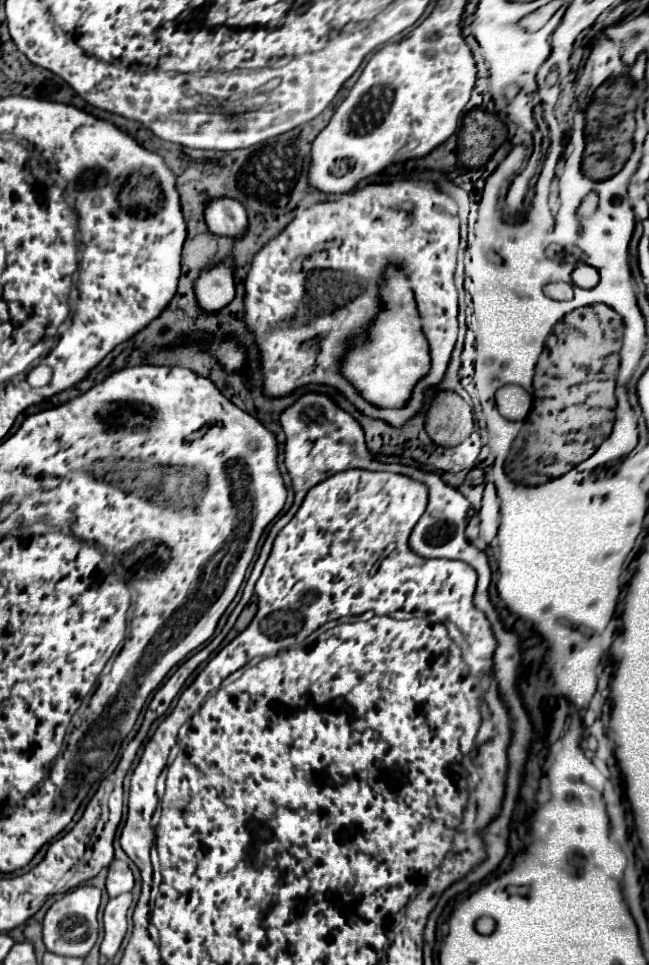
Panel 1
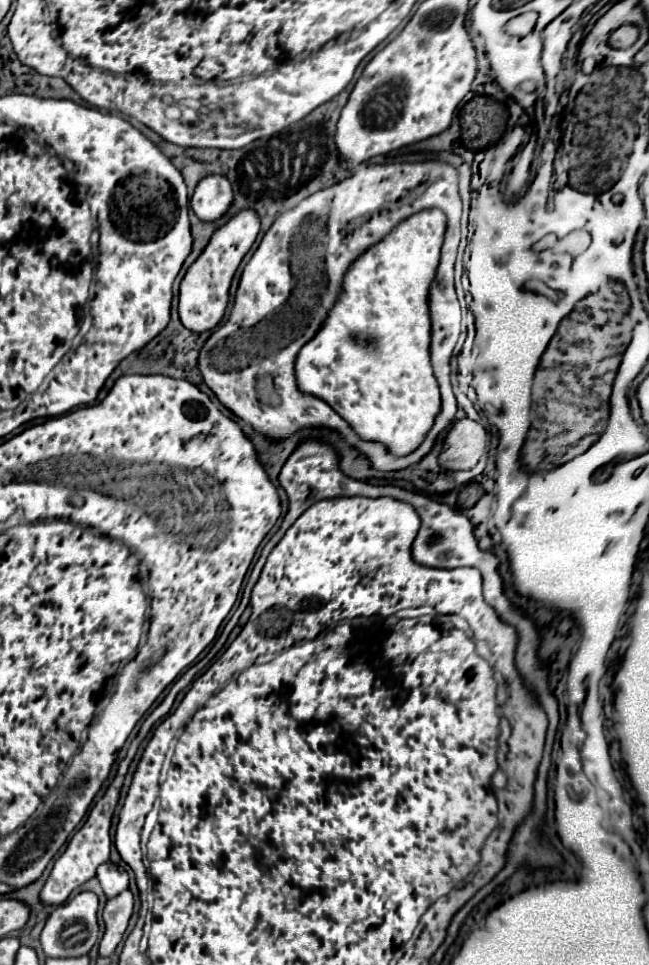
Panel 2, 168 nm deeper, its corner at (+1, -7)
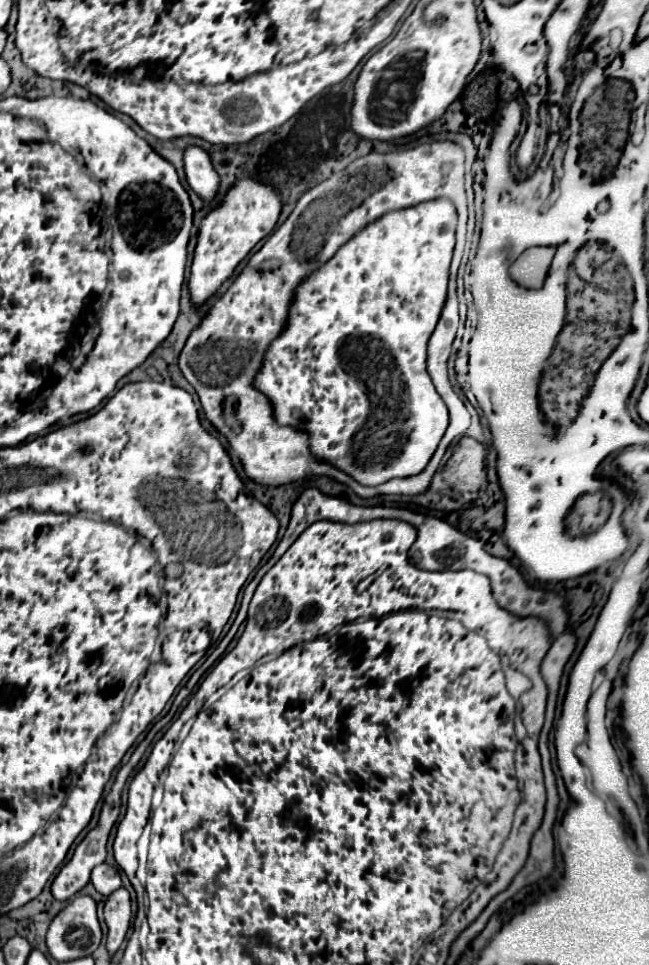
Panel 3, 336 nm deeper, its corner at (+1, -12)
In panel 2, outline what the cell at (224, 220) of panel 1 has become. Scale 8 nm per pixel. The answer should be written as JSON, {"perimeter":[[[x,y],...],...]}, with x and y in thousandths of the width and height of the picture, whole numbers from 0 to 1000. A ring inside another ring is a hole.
{"perimeter":[[[319,181],[304,190],[300,200],[294,204],[294,215],[307,227],[331,229],[353,217],[356,208],[359,208],[359,198],[350,183]]]}

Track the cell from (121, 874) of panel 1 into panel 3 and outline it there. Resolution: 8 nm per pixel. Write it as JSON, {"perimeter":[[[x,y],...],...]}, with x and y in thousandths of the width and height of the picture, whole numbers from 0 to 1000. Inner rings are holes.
{"perimeter":[[[171,895],[146,897],[140,904],[140,914],[143,914],[146,922],[156,924],[159,928],[168,928],[180,920],[186,920],[186,908],[183,908],[180,899]]]}

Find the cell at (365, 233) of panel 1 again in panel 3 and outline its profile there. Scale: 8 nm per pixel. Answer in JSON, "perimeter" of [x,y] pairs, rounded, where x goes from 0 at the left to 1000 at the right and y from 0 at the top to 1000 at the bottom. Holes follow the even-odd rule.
{"perimeter":[[[664,147],[643,151],[624,158],[606,160],[565,160],[541,168],[525,180],[495,189],[492,193],[479,195],[476,199],[461,205],[455,218],[445,226],[414,245],[399,261],[387,265],[374,282],[356,294],[356,298],[328,315],[319,323],[316,332],[294,344],[285,354],[285,361],[276,369],[276,381],[291,398],[300,402],[316,431],[328,437],[328,441],[353,456],[356,464],[368,470],[378,491],[408,504],[430,504],[451,497],[461,497],[473,491],[488,493],[510,493],[519,499],[535,502],[544,510],[559,516],[578,512],[646,512],[652,510],[689,462],[707,452],[716,450],[723,444],[723,427],[710,412],[698,406],[692,392],[689,392],[689,373],[695,367],[695,359],[707,338],[707,319],[704,319],[704,305],[701,305],[701,286],[704,276],[716,255],[716,230],[720,230],[720,207],[713,195],[713,153],[698,147]],[[670,205],[692,205],[707,224],[704,232],[704,253],[695,272],[695,286],[692,286],[692,303],[689,313],[683,317],[676,336],[661,352],[658,363],[658,383],[661,390],[692,423],[692,444],[676,458],[664,479],[655,483],[652,491],[639,491],[639,495],[606,495],[602,499],[584,504],[559,504],[547,499],[529,487],[510,483],[507,479],[492,479],[492,475],[479,475],[479,466],[473,466],[473,450],[467,446],[448,446],[445,441],[424,441],[424,433],[418,433],[418,417],[387,400],[393,396],[393,388],[399,385],[399,375],[405,375],[405,367],[411,367],[411,359],[418,359],[418,350],[427,350],[442,336],[442,321],[448,319],[448,309],[455,309],[455,296],[501,276],[504,269],[516,265],[522,255],[538,251],[547,242],[553,242],[565,232],[584,228],[590,222],[606,218],[621,218],[643,213],[658,207]]]}

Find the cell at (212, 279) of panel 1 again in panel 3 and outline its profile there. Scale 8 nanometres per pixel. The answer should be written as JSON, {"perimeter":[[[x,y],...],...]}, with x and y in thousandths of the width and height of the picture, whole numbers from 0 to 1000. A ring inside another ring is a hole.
{"perimeter":[[[374,184],[350,199],[344,211],[316,224],[307,236],[300,267],[288,290],[288,301],[300,319],[310,319],[344,296],[344,292],[356,288],[365,274],[390,259],[390,255],[421,238],[430,220],[433,207],[421,193],[402,191],[393,184]]]}

